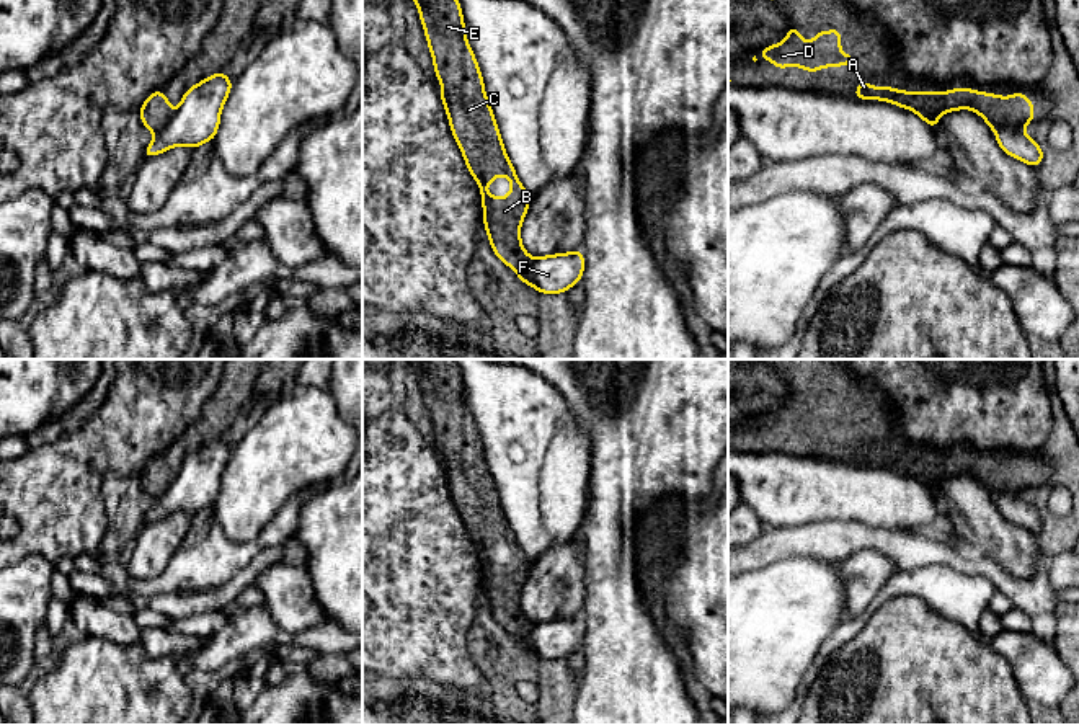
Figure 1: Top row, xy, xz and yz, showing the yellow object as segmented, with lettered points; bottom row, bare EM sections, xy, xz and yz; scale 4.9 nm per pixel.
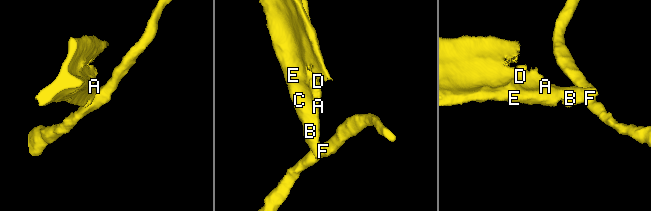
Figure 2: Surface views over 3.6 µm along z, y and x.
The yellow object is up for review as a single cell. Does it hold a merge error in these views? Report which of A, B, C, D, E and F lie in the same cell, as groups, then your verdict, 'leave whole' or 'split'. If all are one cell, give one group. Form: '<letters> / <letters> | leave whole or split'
A B C D E / F | split

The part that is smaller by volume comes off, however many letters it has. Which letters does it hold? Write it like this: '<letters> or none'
A, B, C, D, E

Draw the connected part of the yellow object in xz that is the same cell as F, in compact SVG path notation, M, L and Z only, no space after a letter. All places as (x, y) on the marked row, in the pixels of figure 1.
M581 250L534 258L529 282L540 294L566 292L581 281L584 263Z

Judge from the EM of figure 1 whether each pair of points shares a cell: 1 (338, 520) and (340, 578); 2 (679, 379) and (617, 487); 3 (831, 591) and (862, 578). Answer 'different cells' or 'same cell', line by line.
1: same cell
2: same cell
3: different cells

